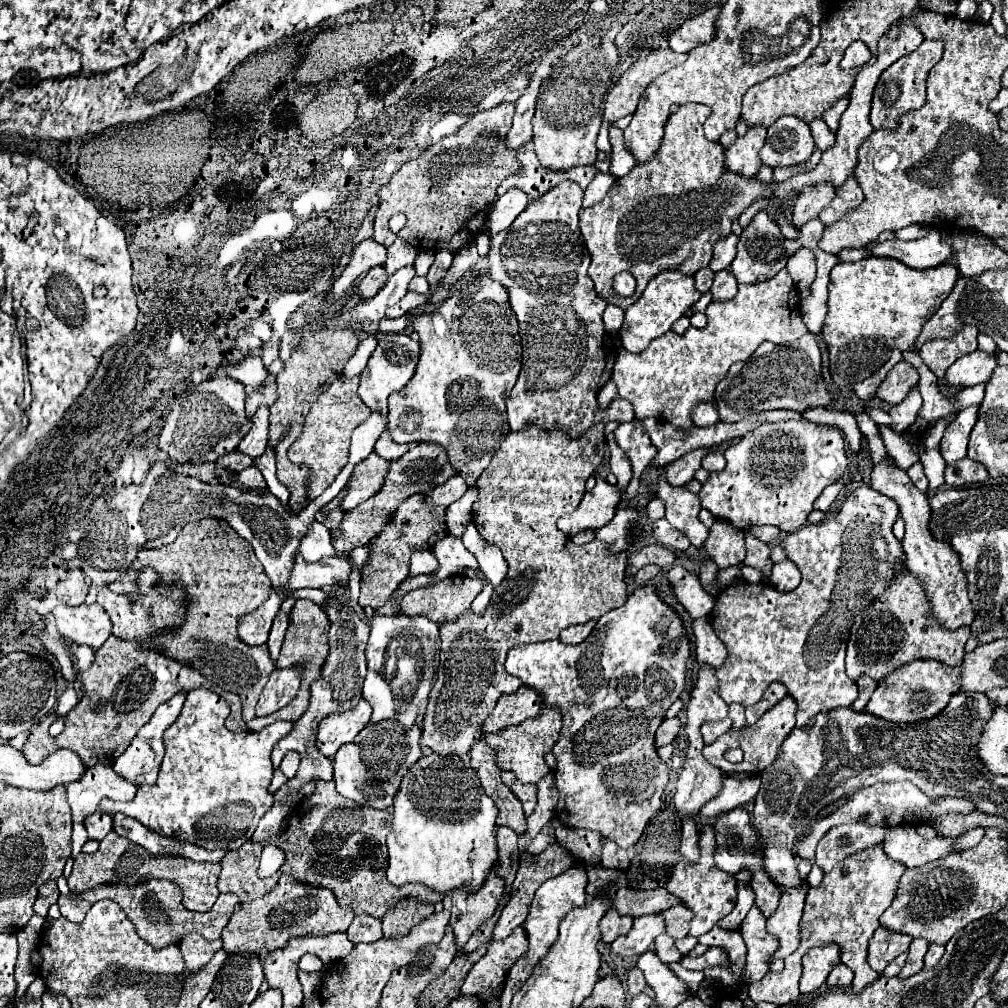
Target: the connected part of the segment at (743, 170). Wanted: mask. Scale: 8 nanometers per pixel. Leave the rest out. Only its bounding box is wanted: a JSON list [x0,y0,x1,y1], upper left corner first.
[724,126,766,178]

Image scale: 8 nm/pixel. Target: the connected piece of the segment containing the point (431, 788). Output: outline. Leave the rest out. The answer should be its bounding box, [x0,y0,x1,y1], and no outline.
[388,754,498,894]

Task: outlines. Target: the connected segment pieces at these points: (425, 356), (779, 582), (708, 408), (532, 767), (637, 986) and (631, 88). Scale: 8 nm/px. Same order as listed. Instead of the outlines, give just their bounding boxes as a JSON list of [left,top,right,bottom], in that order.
[[388,260,522,486],[772,560,802,592],[692,404,720,426],[488,706,562,784],[626,968,656,1000],[602,48,687,124]]

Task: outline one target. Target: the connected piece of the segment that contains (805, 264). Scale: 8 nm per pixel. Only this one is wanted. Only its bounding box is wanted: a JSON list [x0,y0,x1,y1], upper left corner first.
[786,248,816,290]

